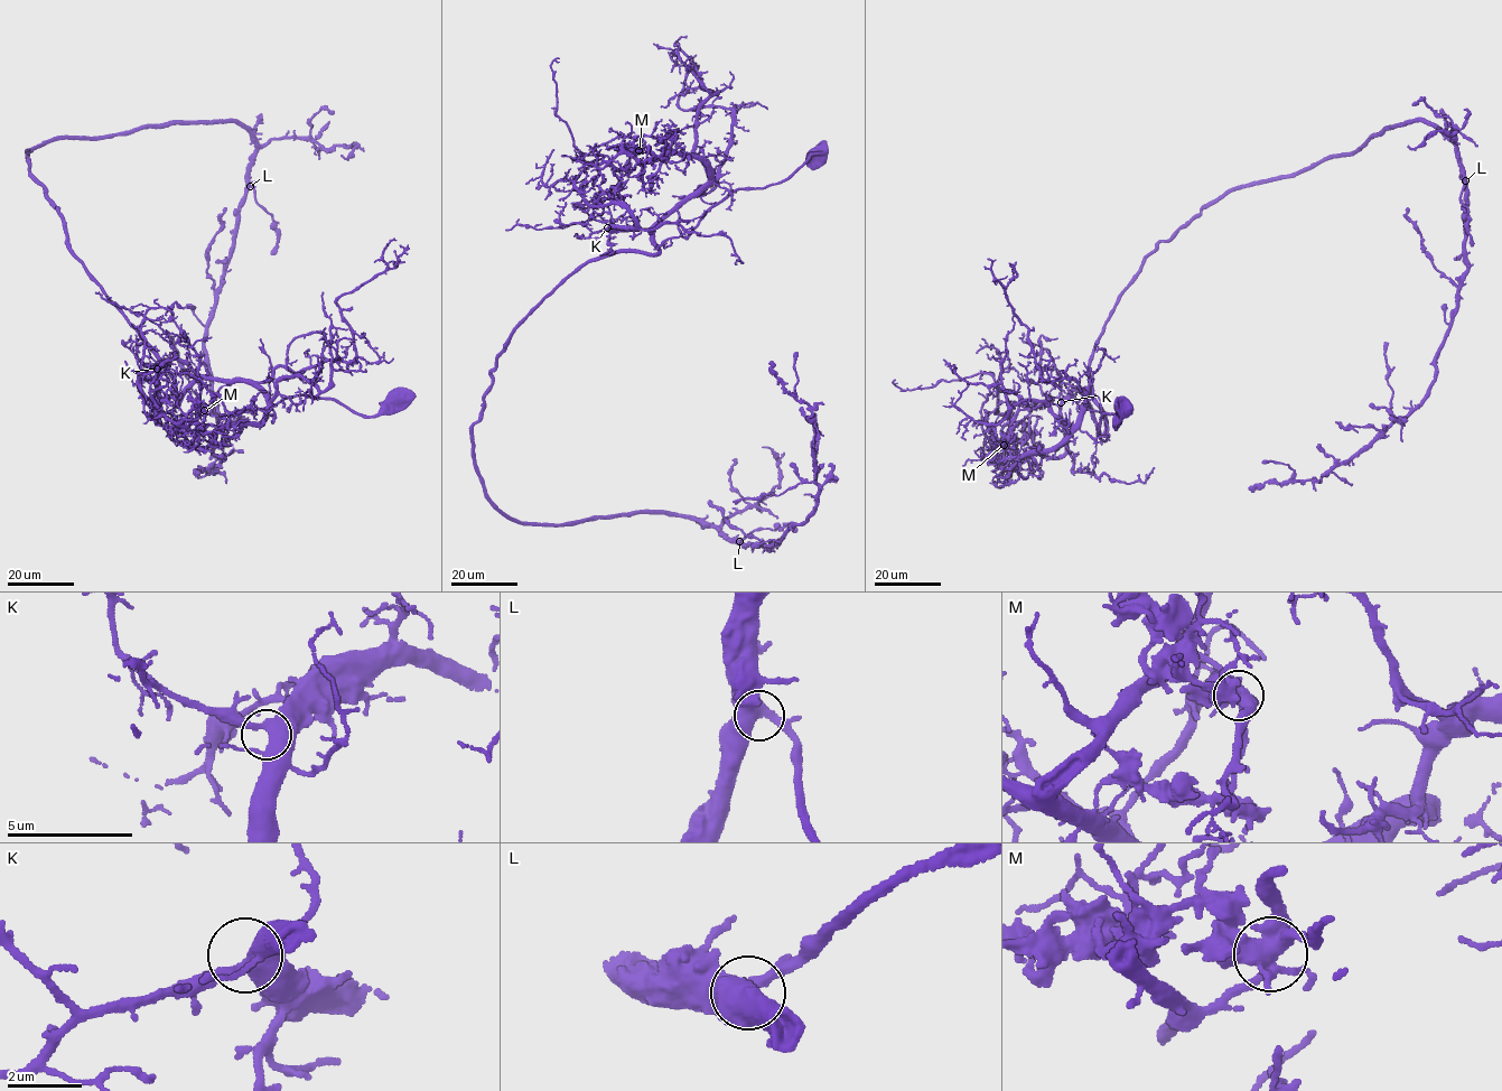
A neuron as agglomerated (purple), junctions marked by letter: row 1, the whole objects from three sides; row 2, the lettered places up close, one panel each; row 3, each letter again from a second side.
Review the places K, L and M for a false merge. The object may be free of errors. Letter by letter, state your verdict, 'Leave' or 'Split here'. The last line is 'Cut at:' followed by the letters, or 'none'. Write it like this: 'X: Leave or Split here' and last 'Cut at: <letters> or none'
K: Leave
L: Leave
M: Leave
Cut at: none

